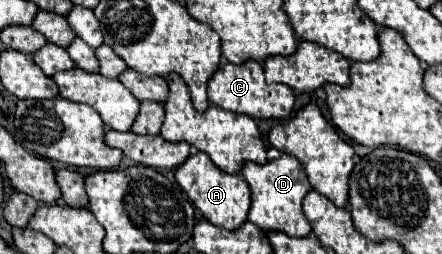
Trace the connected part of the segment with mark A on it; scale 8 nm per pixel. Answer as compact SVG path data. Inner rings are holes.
M203 152L193 154L191 160L183 164L183 168L175 170L175 178L179 186L187 192L187 196L193 200L193 204L203 212L203 216L211 224L223 226L227 230L237 230L247 220L247 212L251 206L249 184L239 174L219 172L219 168L215 168L215 164L209 160L207 154Z

